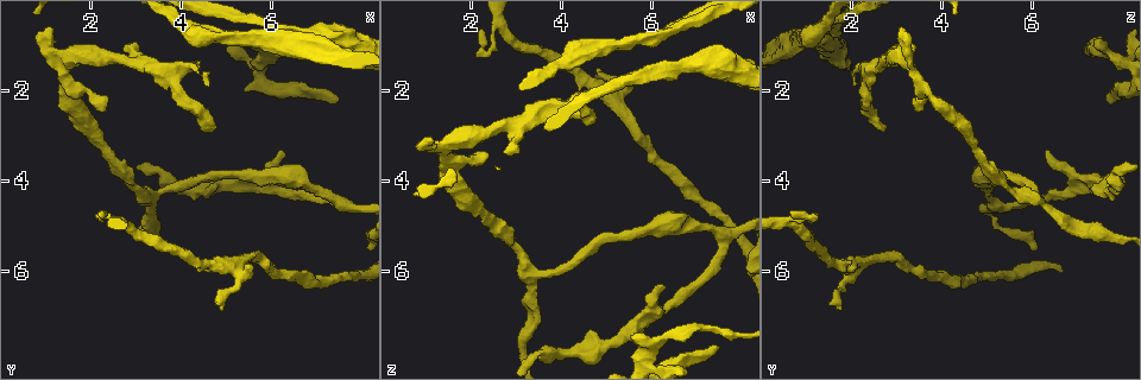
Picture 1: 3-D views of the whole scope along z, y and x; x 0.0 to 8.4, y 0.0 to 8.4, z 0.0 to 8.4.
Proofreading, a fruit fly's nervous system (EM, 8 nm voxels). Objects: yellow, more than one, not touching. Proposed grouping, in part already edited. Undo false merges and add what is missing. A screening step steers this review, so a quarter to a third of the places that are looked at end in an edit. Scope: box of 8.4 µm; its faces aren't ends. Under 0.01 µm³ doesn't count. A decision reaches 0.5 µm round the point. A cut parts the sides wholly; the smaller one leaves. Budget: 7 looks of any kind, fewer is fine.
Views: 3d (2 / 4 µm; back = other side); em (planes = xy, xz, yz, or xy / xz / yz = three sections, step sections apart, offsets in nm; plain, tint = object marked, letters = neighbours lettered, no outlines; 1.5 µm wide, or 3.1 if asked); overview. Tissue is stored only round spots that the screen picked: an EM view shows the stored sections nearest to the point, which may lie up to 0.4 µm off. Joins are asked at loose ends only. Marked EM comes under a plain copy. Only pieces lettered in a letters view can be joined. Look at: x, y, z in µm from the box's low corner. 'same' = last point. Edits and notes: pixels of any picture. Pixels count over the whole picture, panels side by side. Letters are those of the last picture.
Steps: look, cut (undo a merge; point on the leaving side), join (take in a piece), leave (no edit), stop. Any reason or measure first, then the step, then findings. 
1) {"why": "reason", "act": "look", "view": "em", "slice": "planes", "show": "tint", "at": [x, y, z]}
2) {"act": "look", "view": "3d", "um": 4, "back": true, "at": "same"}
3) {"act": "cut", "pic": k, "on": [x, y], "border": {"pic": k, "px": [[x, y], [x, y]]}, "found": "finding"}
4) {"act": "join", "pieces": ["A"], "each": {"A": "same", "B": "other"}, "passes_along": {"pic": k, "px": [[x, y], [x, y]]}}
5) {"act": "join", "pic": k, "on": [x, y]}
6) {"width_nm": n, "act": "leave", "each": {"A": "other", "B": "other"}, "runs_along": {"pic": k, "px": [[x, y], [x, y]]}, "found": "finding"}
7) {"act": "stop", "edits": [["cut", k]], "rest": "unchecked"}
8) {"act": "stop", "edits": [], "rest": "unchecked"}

{"why": "branch stops here", "act": "look", "view": "em", "slice": "xy", "step": 8, "show": "letters", "at": [7.45, 2.25, 7.65]}

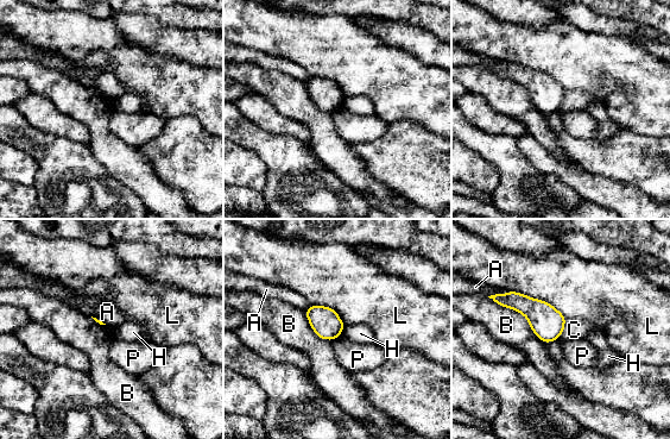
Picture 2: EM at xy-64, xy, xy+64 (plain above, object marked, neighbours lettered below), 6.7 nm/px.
{"why": "cut it another way", "act": "look", "view": "em", "slice": "planes", "show": "letters", "at": "same"}

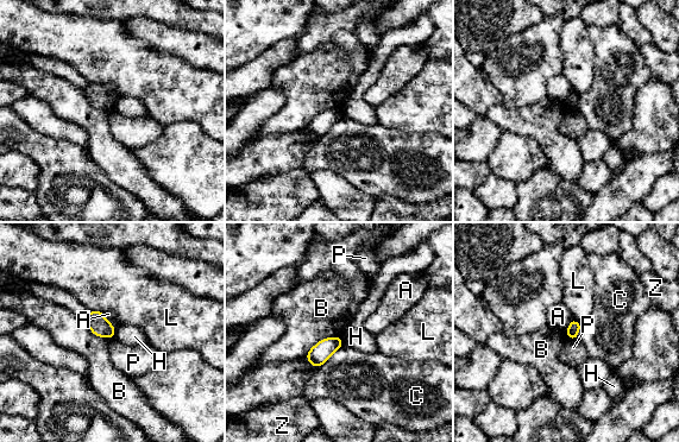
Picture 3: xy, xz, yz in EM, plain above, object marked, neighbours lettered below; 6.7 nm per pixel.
{"act": "leave", "each": {"A": "other", "B": "other", "C": "other", "H": "other", "L": "other", "P": "other", "Z": "other"}, "border": {"pic": 3, "px": [[340, 336], [319, 340], [305, 355]]}, "found": "none of them fits"}

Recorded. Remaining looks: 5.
{"why": "calibre changes", "act": "look", "view": "3d", "um": 4, "at": [3.20, 5.25, 7.85]}

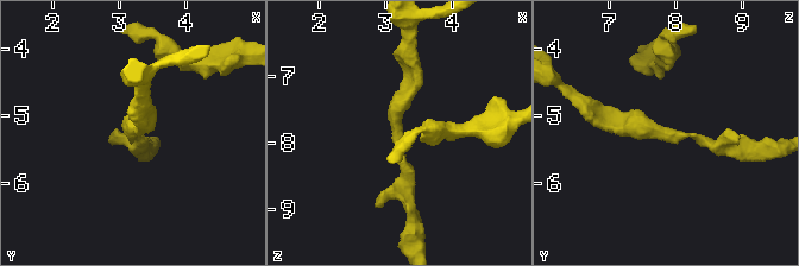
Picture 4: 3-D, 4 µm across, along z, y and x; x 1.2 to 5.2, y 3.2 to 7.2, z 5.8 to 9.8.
{"act": "look", "view": "em", "slice": "planes", "show": "letters", "at": [3.20, 5.25, 7.95]}

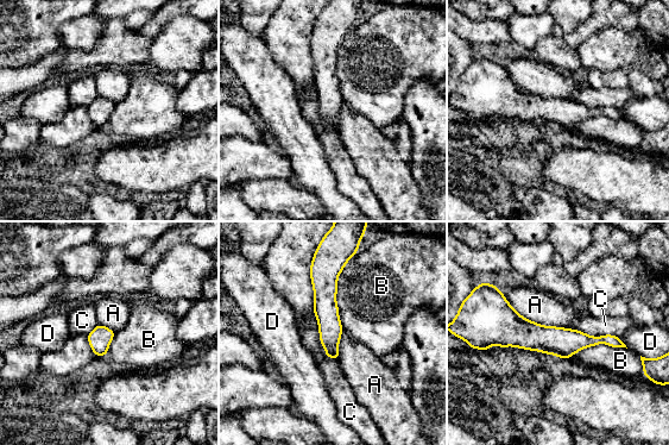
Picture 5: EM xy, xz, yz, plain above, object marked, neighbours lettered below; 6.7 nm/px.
{"act": "leave", "each": {"A": "other", "B": "other", "C": "other", "D": "other"}, "border": {"pic": 5, "px": [[496, 286], [525, 318], [573, 330]]}, "found": "continuous, no second neuron"}

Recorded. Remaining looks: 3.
{"act": "look", "view": "em", "um": 3.1, "slice": "planes", "show": "letters", "at": [6.00, 0.95, 0.85]}

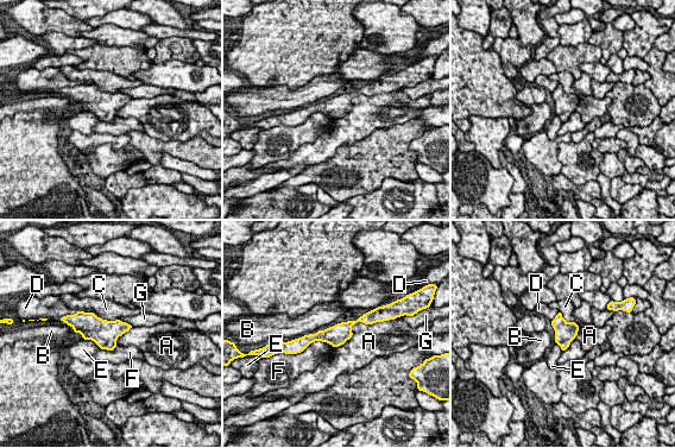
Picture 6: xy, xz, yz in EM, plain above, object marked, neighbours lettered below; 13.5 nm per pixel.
{"longest_contact_nm": ["A", 650], "act": "leave", "each": {"A": "other", "B": "other", "C": "other", "D": "other", "E": "other", "F": "other", "G": "other"}, "border": {"pic": 6, "px": [[376, 322], [357, 322], [334, 347]]}, "found": "one neuron here"}

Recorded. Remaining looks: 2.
{"act": "stop", "edits": [], "rest": "unchecked"}

